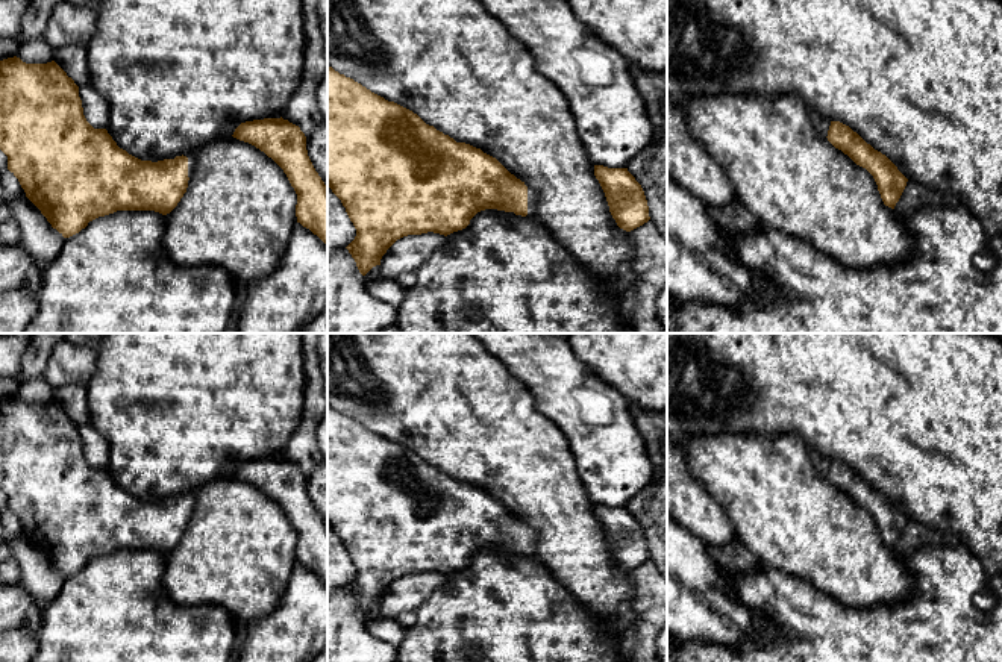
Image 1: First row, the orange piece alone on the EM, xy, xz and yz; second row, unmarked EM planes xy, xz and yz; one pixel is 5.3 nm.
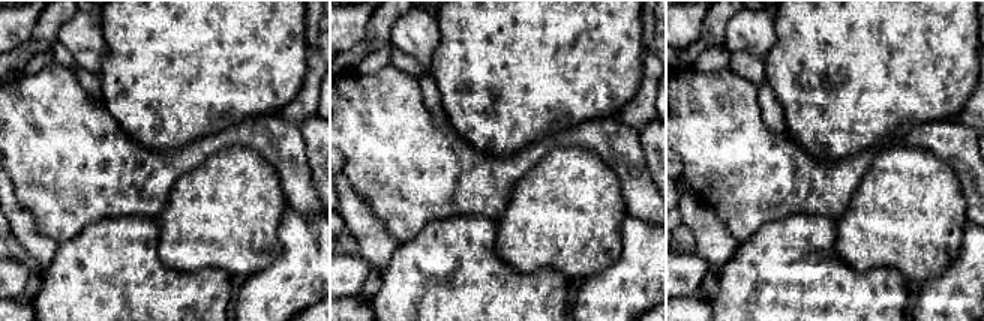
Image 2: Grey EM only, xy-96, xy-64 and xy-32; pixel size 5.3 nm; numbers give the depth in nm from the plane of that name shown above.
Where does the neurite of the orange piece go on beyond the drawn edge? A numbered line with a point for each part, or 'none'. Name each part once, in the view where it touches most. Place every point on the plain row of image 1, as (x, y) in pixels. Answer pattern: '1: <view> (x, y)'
1: xz (532, 537)

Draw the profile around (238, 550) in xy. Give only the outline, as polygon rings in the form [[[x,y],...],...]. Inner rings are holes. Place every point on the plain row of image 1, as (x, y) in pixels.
[[[233,476],[220,477],[199,489],[186,532],[165,554],[162,585],[176,604],[220,606],[247,623],[277,607],[297,564],[296,544],[294,527],[271,497]]]

